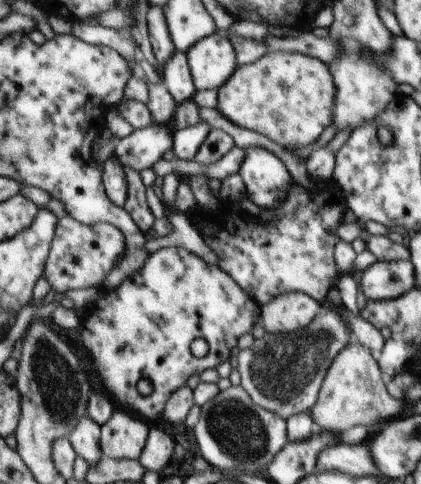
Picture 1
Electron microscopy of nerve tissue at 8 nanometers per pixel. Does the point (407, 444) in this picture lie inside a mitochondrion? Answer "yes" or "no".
no

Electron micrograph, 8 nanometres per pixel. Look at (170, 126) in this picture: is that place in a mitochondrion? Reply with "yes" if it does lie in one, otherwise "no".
no

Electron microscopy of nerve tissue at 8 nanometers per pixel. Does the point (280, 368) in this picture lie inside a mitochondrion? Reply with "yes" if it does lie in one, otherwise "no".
yes

